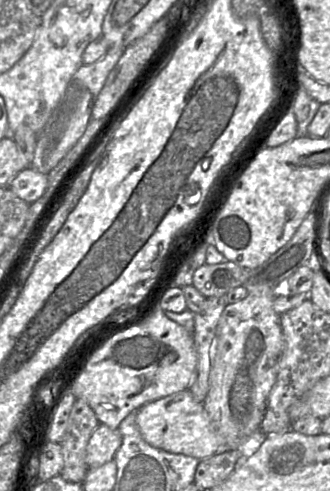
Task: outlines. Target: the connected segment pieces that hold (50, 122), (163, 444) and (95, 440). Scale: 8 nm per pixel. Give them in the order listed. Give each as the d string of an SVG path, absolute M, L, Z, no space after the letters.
M110 46L106 54L92 64L83 64L69 81L67 88L53 109L44 127L37 133L37 141L31 166L48 175L84 134L91 119L94 103L103 88L110 71L125 51L125 46Z
M189 389L145 404L136 412L136 424L146 443L170 453L183 454L203 460L222 452L203 403L197 402Z
M99 424L91 435L86 449L88 470L113 460L121 444L122 436L118 430Z

